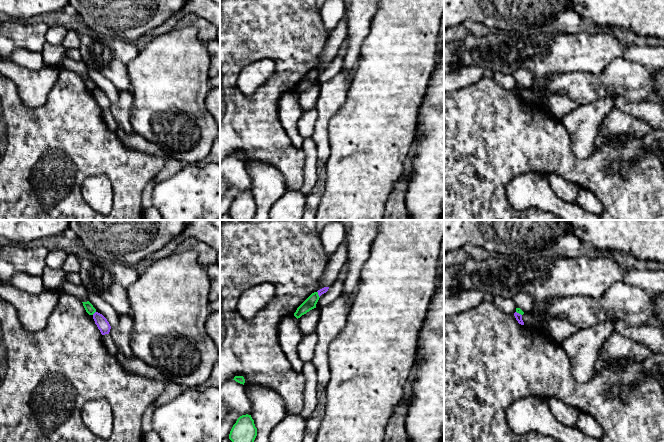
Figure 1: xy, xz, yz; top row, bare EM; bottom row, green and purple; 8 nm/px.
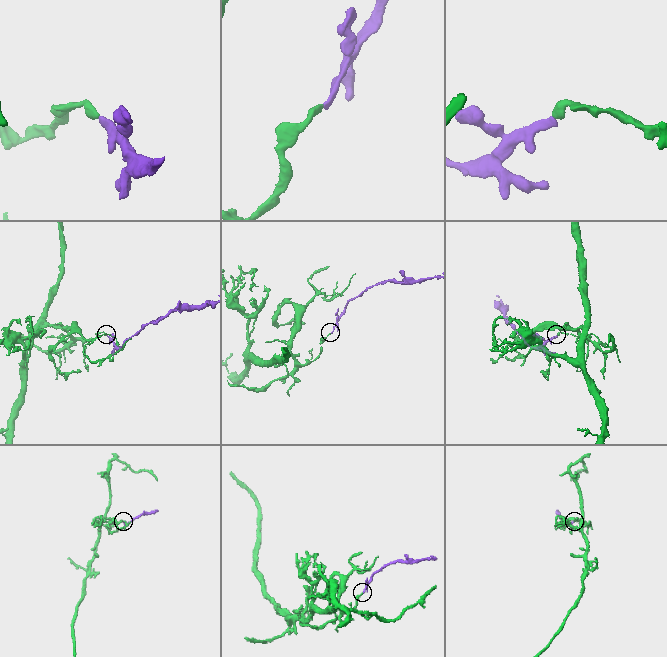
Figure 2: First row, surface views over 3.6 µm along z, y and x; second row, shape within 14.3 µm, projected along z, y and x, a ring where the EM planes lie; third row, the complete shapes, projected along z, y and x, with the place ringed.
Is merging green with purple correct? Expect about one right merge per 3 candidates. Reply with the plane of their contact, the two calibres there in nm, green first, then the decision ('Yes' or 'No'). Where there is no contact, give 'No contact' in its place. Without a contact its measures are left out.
Touches green in xz. Thickness 100 nm (green) against 50 nm. No

